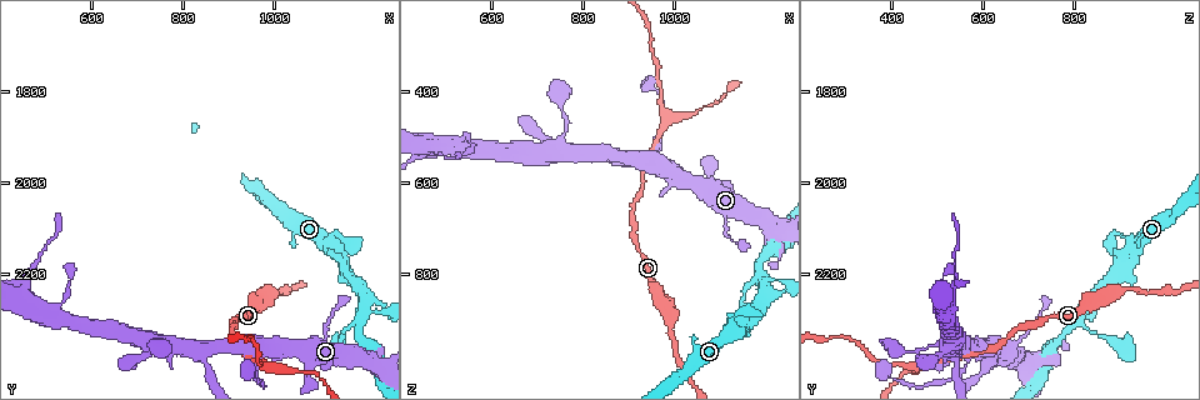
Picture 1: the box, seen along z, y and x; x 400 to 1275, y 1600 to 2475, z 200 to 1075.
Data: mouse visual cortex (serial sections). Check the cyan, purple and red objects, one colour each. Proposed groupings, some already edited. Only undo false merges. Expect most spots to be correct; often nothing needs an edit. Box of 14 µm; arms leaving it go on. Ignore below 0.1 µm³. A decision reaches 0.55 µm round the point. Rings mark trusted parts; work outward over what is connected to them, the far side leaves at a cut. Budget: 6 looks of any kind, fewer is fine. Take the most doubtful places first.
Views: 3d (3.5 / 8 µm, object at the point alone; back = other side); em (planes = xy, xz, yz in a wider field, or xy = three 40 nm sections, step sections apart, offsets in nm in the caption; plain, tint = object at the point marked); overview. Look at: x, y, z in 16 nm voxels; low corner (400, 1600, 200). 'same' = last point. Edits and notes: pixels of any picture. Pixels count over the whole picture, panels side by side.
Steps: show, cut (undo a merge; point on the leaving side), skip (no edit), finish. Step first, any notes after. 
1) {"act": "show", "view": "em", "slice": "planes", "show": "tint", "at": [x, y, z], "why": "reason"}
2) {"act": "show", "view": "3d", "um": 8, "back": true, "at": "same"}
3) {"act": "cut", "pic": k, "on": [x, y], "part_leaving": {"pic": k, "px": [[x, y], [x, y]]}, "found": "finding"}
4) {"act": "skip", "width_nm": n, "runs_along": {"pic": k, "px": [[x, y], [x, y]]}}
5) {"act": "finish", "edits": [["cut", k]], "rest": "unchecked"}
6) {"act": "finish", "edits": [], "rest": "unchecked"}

{"act": "show", "view": "3d", "um": 3.5, "back": true, "at": [1190, 2295, 815], "why": "a narrow waist"}

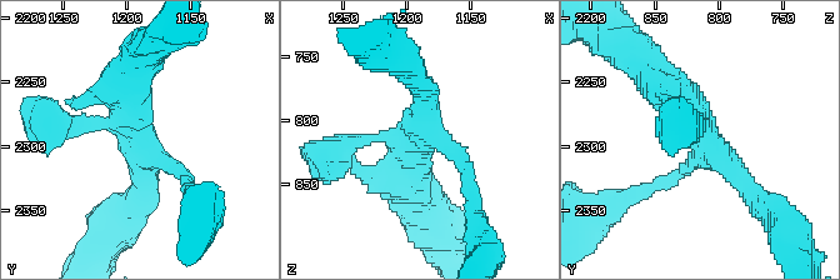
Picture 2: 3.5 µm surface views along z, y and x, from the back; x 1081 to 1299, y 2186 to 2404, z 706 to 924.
{"act": "show", "view": "em", "slice": "planes", "show": "tint", "at": [1188, 2298, 808]}

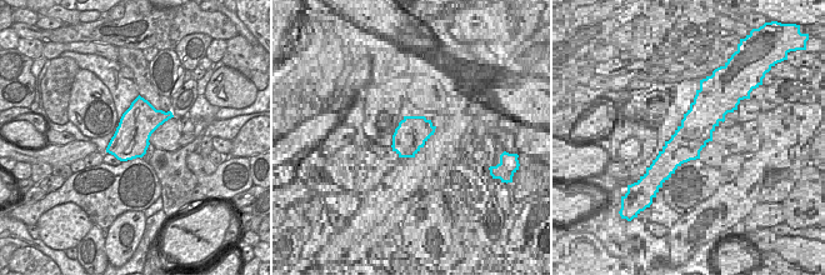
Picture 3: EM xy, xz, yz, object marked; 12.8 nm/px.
{"act": "show", "view": "em", "slice": "xy", "step": 1, "show": "tint", "at": "same"}

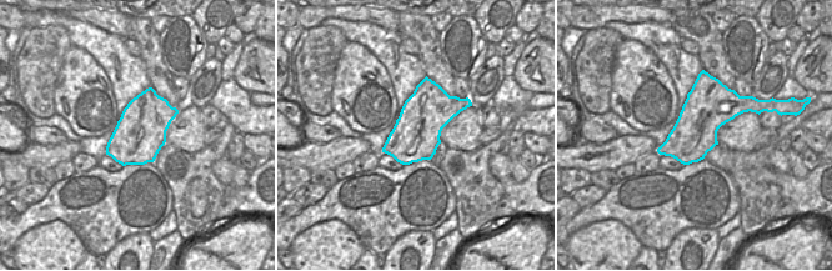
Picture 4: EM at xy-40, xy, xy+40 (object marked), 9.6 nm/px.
{"act": "skip", "arm_widths_nm": [150, 200, 300, 500], "runs_along": {"pic": 2, "px": [[656, 78], [765, 208]]}, "found": "all the same cell"}

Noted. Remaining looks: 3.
{"act": "show", "view": "3d", "um": 3.5, "at": [985, 2400, 465], "why": "a fork"}

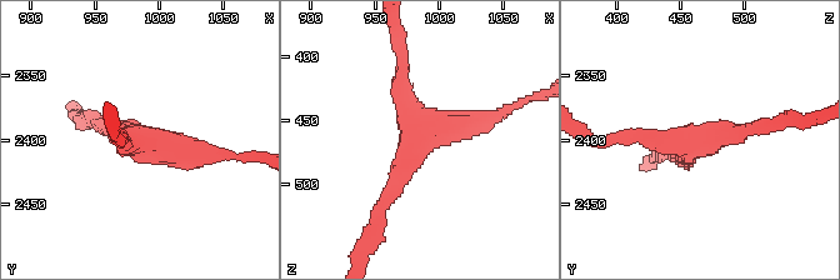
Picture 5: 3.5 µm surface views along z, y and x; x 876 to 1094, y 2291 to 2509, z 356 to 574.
{"act": "show", "view": "em", "slice": "planes", "show": "tint", "at": [980, 2400, 464], "arms": 3, "arm_widths_nm": [150, 200, 300]}

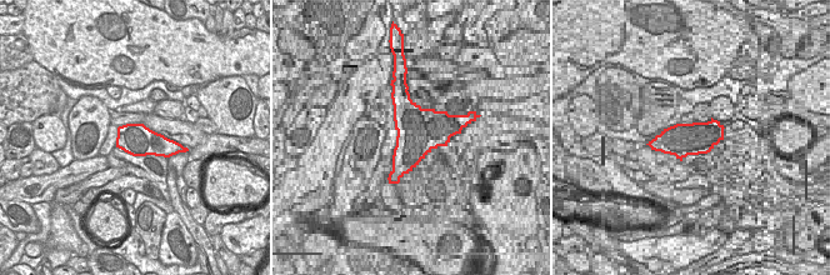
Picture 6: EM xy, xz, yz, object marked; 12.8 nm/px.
{"act": "skip", "runs_along": {"pic": 5, "px": [[383, 205], [414, 150], [403, 55]]}, "found": "all the same cell"}

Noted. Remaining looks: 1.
{"act": "finish", "edits": [], "rest": "unchecked"}

